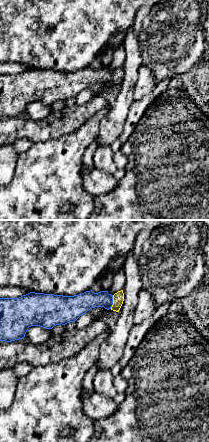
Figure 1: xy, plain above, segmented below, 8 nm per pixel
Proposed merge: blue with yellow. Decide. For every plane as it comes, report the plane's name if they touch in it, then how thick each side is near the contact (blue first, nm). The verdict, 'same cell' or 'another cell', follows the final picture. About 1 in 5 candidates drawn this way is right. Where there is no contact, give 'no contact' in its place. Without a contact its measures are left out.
contact in xy; calibres 150 and 90 nm

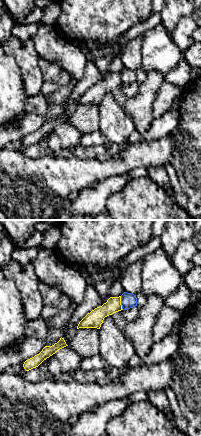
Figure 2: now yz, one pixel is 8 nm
contact in yz; calibres 120 and 130 nm

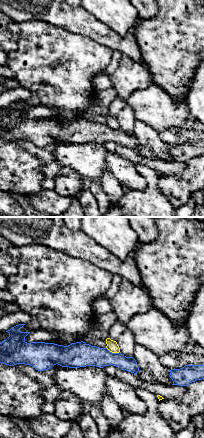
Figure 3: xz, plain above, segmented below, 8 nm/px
contact in xz; calibres 190 and 90 nm

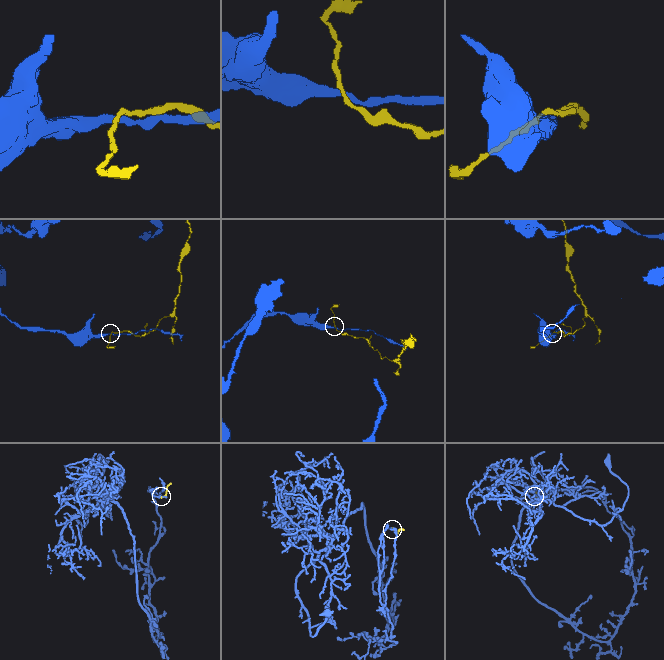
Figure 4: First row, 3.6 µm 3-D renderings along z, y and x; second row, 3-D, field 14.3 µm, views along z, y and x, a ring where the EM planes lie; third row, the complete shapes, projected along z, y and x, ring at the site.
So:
another cell

